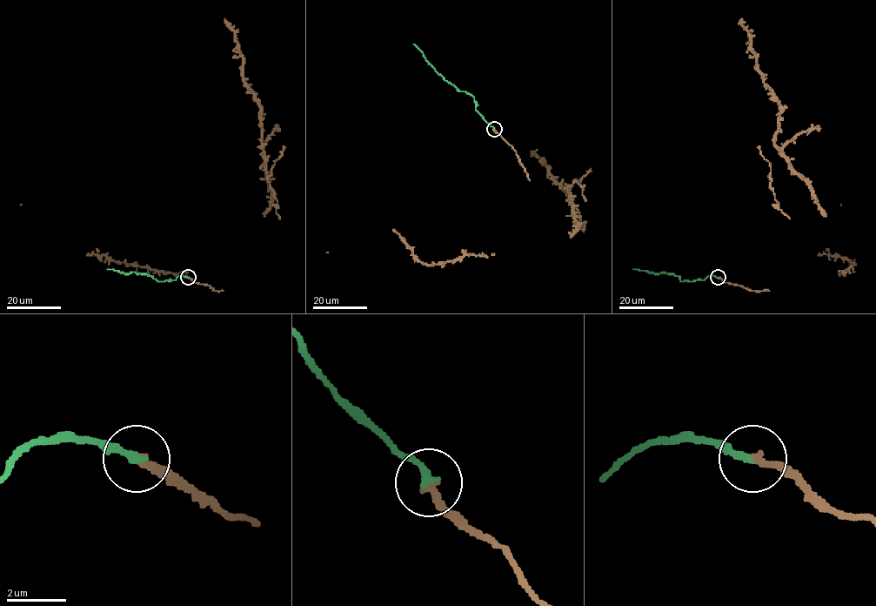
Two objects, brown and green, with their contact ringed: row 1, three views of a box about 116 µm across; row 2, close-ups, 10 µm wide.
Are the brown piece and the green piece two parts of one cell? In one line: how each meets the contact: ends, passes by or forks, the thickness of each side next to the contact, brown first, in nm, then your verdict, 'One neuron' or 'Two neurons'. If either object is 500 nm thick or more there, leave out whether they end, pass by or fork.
At the ring brown ends. At the ring green ends. Thickness 280 nm (brown) against 280 nm. One neuron

